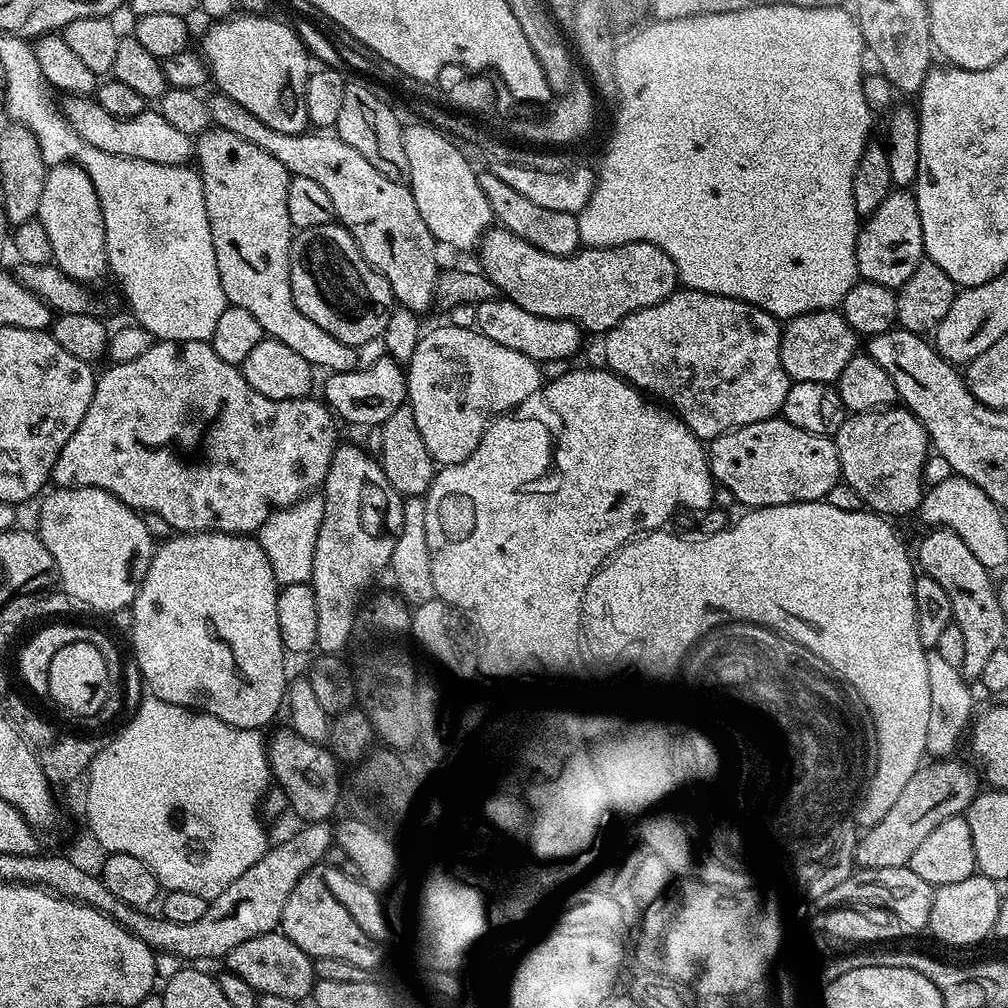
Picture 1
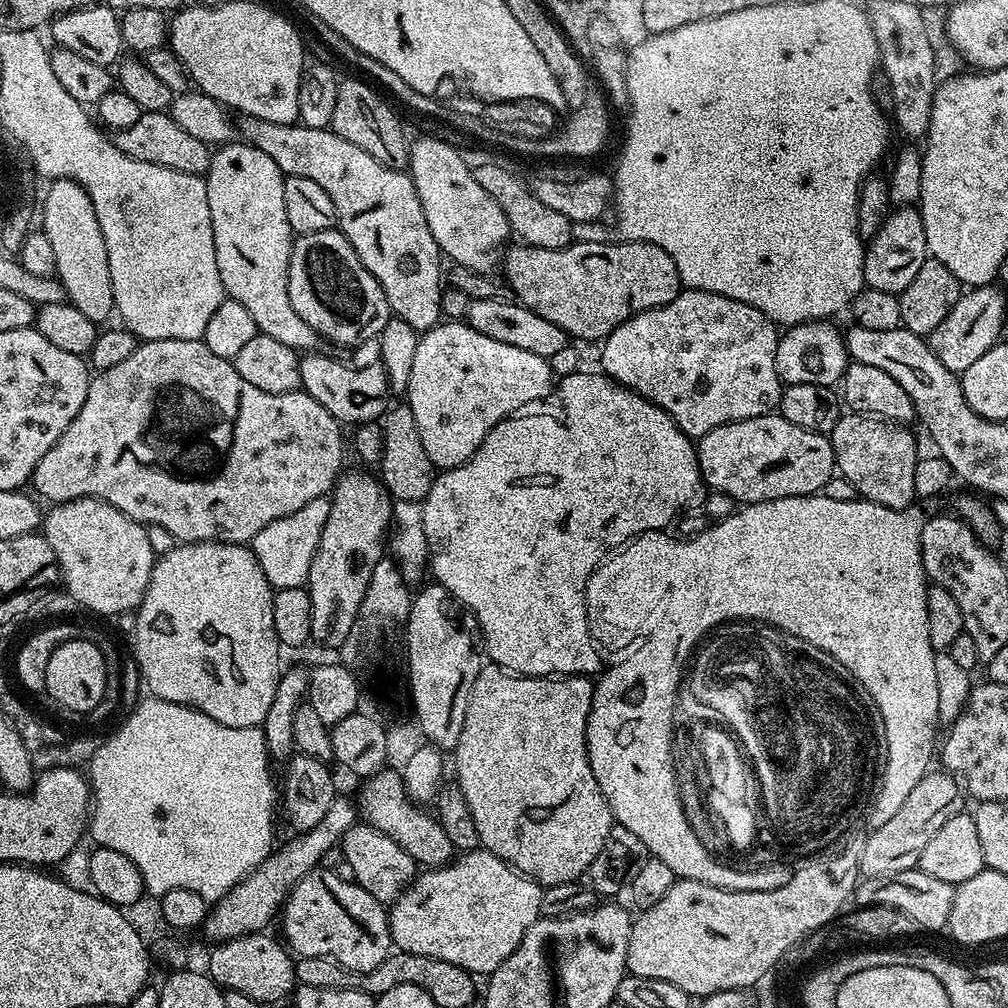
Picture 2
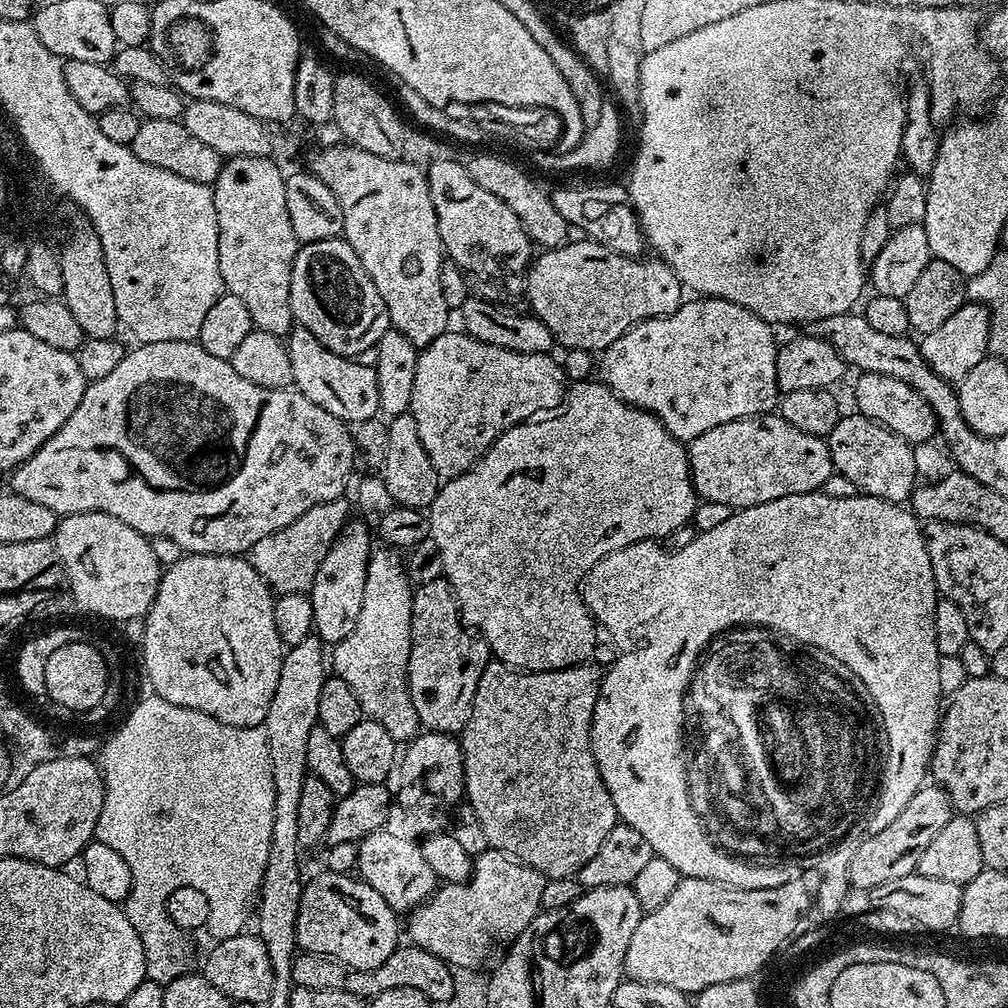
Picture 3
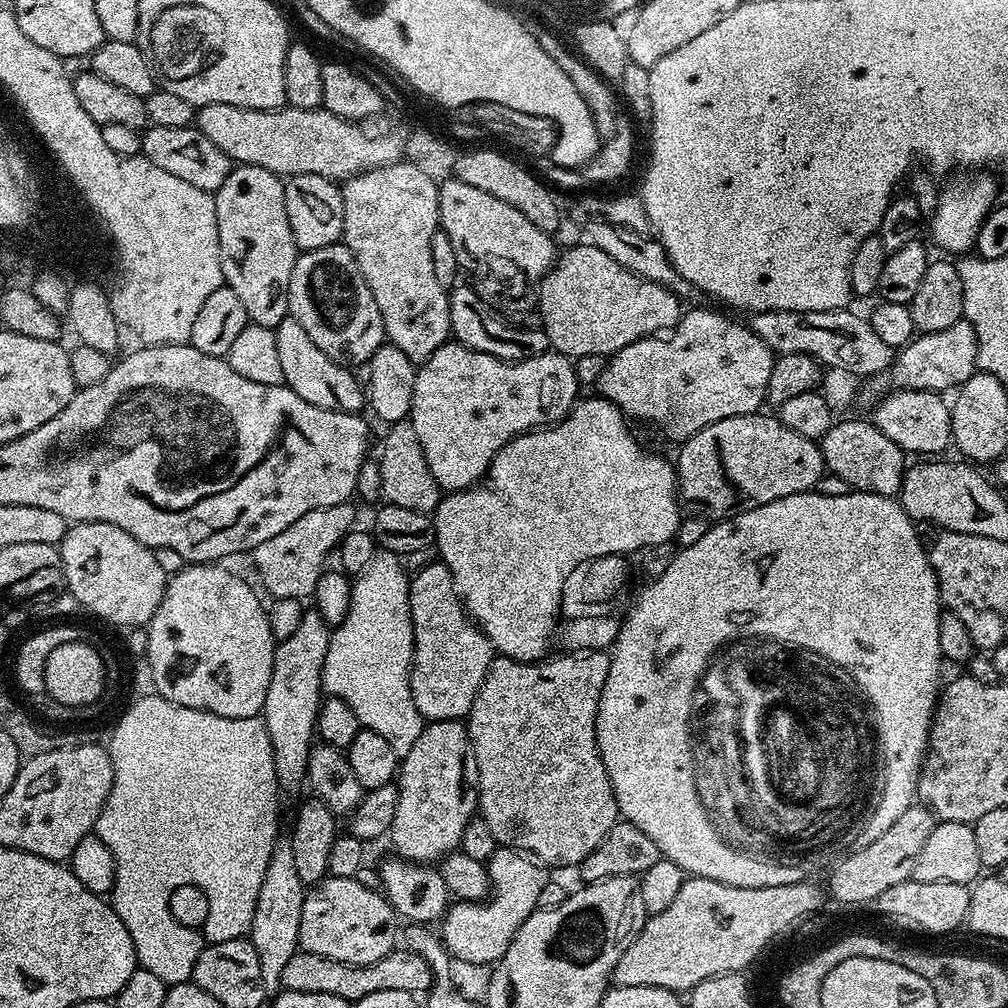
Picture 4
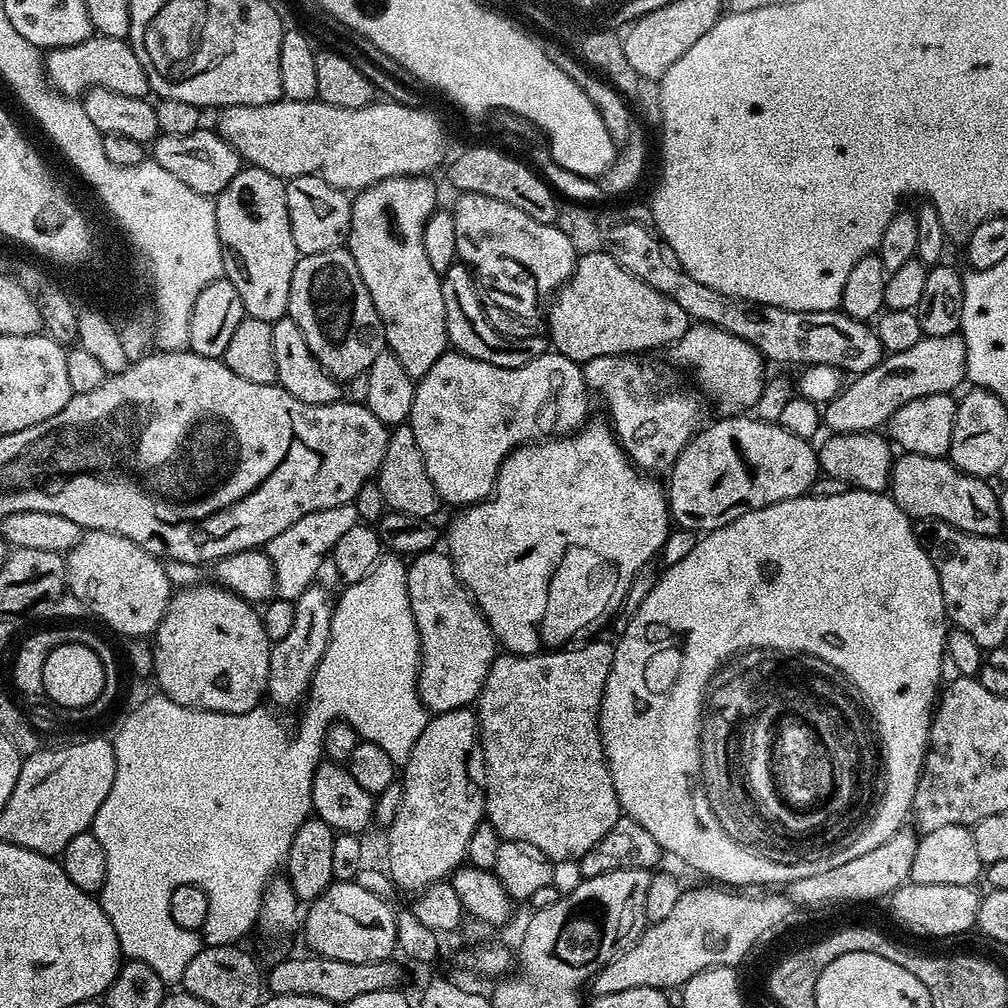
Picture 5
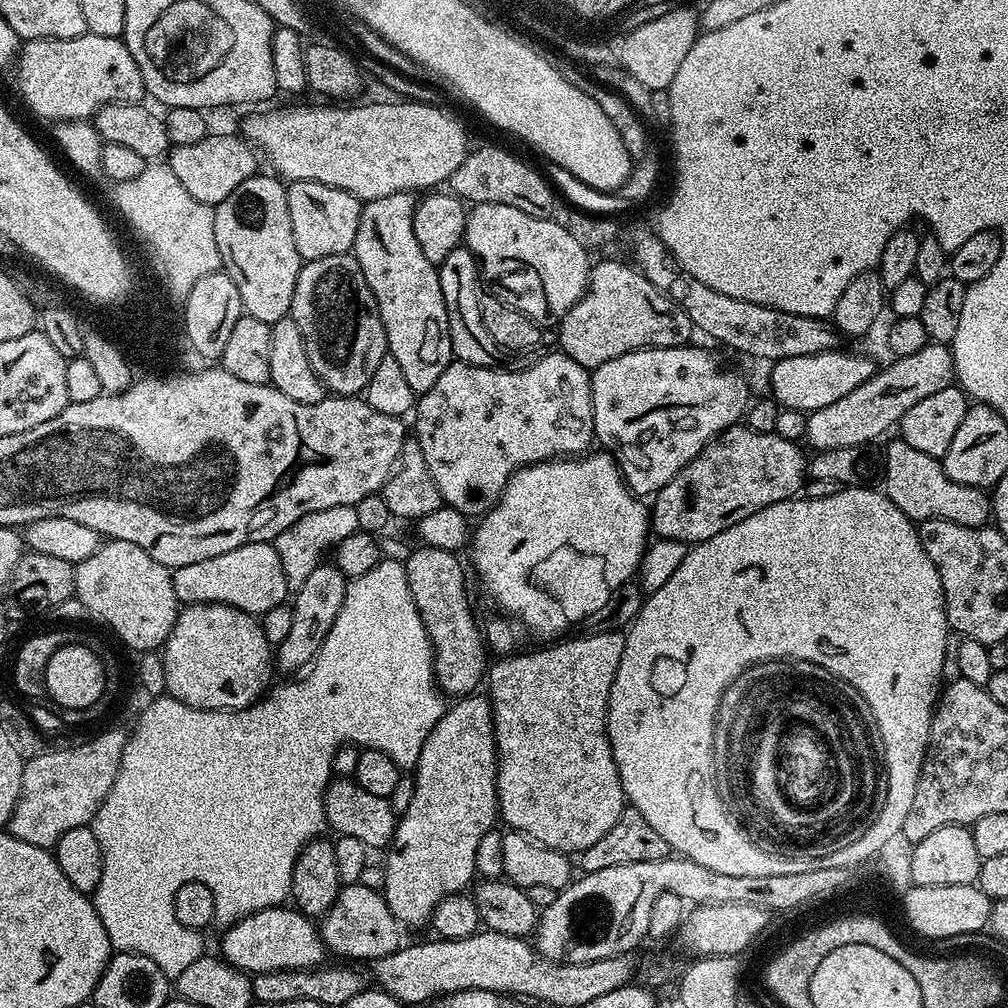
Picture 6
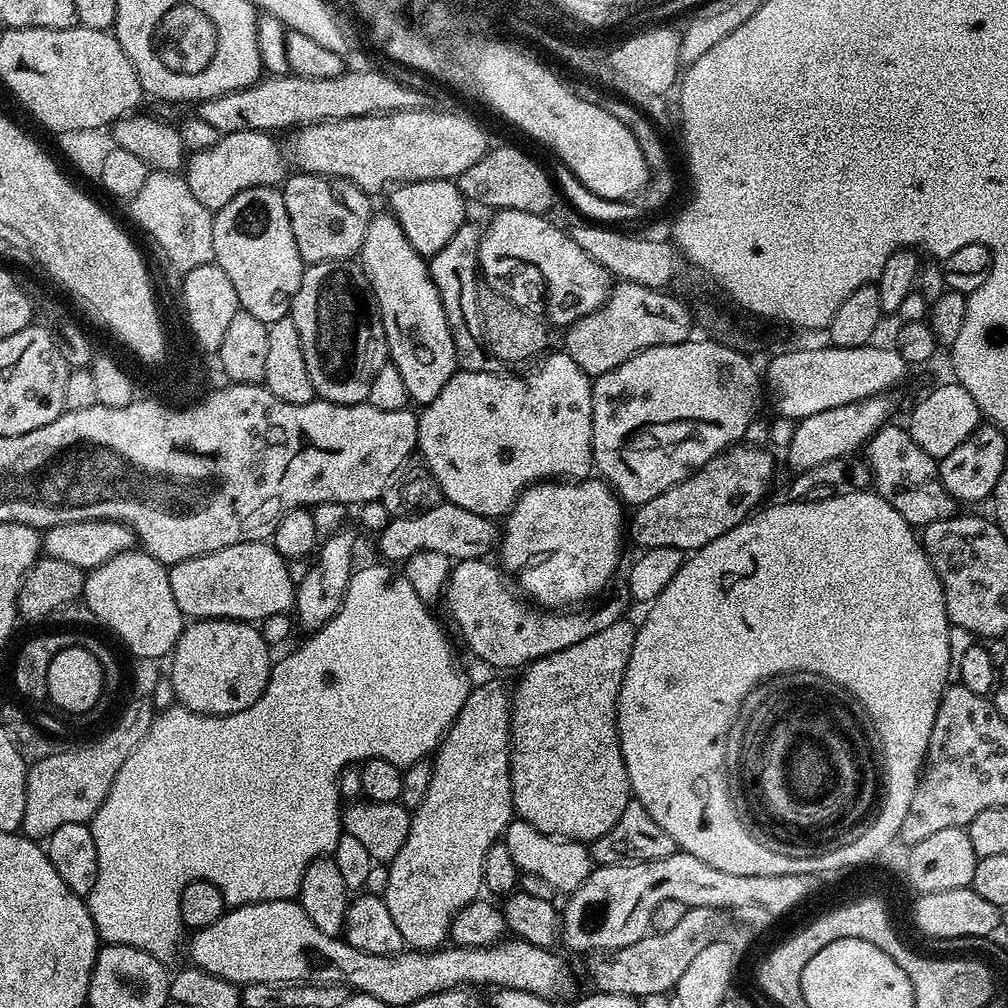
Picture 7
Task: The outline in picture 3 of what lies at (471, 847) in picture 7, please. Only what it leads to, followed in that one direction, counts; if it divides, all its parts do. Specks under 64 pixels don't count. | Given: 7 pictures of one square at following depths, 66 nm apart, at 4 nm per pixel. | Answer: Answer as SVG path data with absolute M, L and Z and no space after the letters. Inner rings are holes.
M424 730L407 741L405 748L408 749L405 752L403 749L394 776L395 807L400 807L409 833L431 834L441 831L449 823L450 813L465 799L464 755L460 741L455 735L446 732Z

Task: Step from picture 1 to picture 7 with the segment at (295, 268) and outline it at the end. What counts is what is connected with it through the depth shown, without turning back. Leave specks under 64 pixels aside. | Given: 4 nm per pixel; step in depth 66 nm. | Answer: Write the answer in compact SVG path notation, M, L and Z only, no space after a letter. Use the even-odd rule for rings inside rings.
M327 260L307 265L290 315L300 335L306 374L310 374L316 396L335 404L365 403L374 374L389 363L390 357L376 295L359 263Z

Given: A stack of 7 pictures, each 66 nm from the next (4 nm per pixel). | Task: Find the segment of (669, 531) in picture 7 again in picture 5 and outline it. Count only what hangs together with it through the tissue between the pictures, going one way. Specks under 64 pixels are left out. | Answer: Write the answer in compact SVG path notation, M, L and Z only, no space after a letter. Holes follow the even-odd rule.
M752 414L721 415L719 419L701 427L682 454L678 454L666 476L671 523L688 534L713 532L734 522L734 518L742 518L742 514L750 514L750 510L762 510L762 506L805 495L820 472L817 449L798 438L798 434L790 434L779 422L762 421Z

